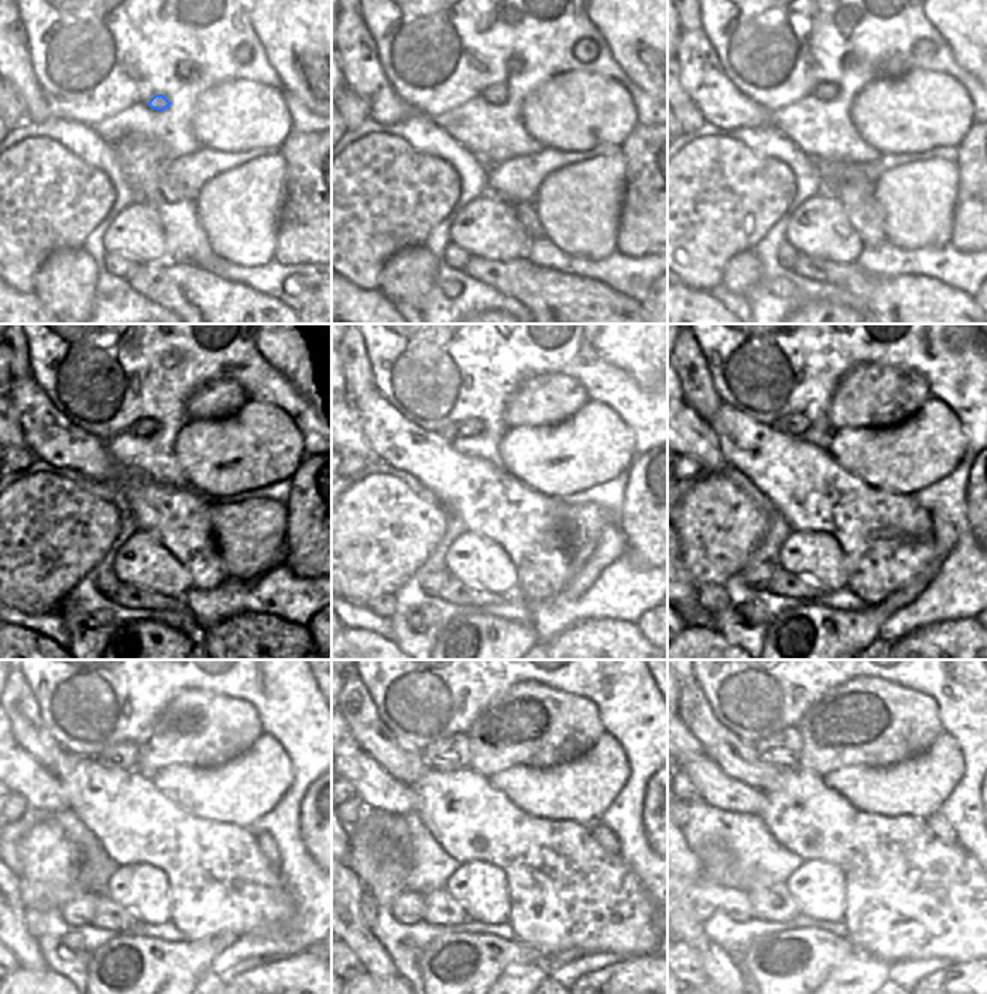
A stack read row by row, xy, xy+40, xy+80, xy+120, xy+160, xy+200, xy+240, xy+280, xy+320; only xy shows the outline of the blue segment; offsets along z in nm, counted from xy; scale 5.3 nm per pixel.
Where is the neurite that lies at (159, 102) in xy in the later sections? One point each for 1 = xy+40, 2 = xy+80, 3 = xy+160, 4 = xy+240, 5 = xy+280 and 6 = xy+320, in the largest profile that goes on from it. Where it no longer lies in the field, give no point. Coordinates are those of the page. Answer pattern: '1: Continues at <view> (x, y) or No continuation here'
1: Continues at xy+40 (495, 95)
2: Continues at xy+80 (825, 90)
3: Continues at xy+160 (473, 426)
4: Continues at xy+240 (123, 756)
5: Continues at xy+280 (453, 751)
6: Continues at xy+320 (782, 748)

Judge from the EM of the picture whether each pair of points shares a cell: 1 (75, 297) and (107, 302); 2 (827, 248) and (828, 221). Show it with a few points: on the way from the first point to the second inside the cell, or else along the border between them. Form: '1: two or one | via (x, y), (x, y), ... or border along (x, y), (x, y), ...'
1: two | border along (96, 266), (98, 284), (92, 308)
2: one | via (827, 242), (827, 227)

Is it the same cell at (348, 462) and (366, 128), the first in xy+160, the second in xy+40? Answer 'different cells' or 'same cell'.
different cells

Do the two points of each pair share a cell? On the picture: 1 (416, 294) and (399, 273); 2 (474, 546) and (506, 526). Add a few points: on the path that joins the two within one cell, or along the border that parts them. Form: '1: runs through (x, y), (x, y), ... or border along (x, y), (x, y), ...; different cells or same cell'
1: runs through (413, 290), (404, 278); same cell
2: border along (467, 529), (492, 538), (512, 562); different cells

